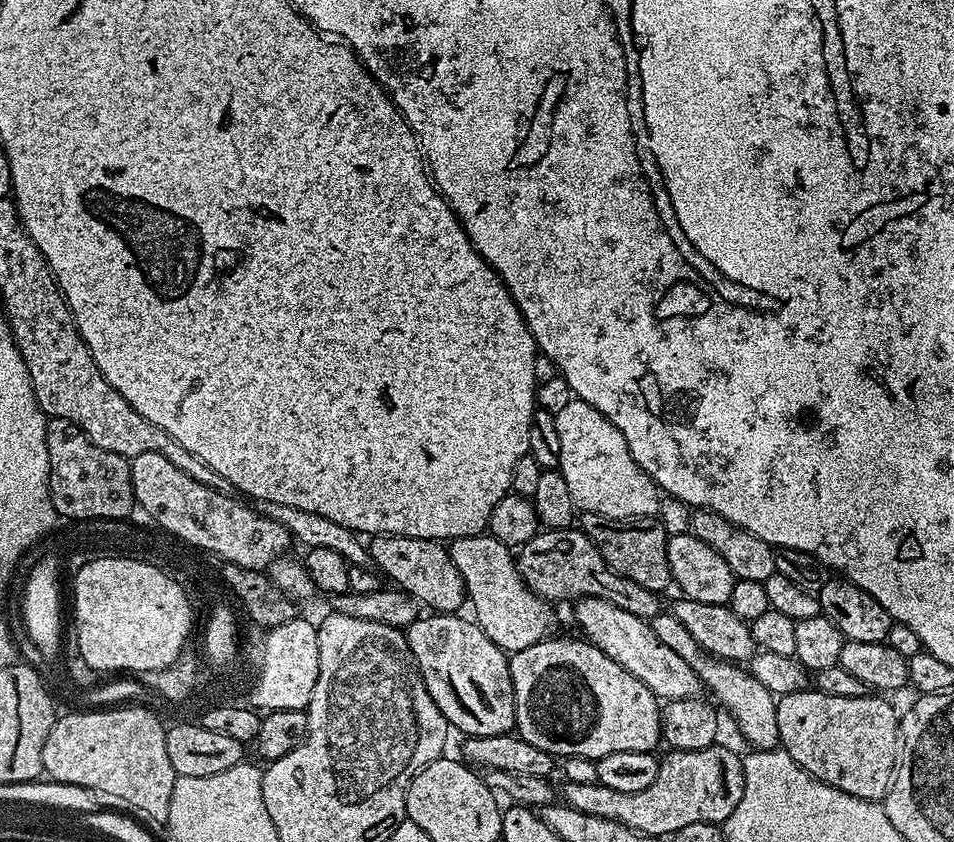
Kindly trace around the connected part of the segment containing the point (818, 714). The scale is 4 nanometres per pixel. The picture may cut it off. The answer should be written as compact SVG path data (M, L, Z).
M815 690L779 697L779 747L814 778L854 798L883 801L896 771L900 738L900 716L888 700L880 694L834 698Z

